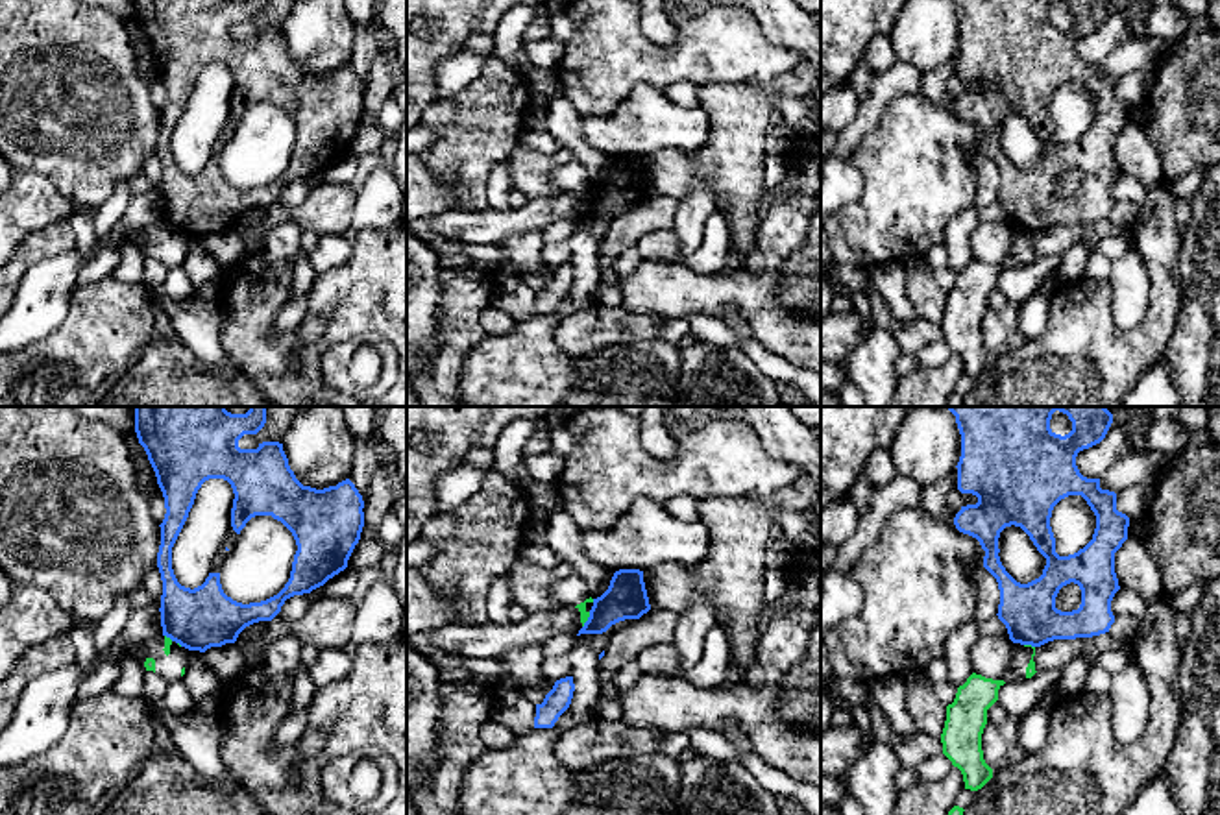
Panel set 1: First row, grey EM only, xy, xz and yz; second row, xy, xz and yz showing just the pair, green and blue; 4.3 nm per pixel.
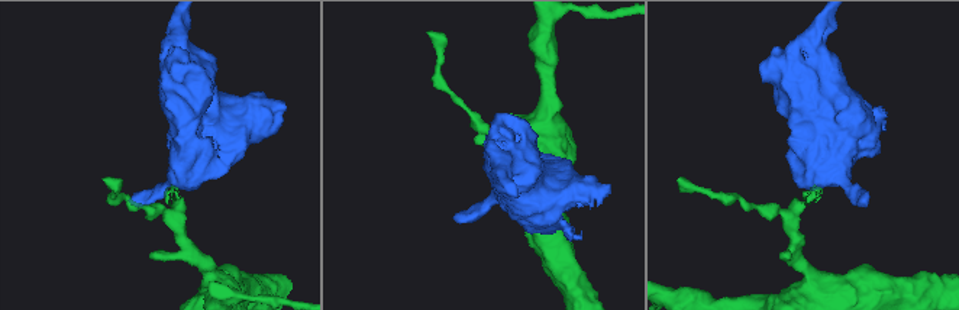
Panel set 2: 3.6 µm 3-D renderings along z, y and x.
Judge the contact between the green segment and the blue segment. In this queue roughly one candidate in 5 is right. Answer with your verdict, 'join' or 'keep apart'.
keep apart

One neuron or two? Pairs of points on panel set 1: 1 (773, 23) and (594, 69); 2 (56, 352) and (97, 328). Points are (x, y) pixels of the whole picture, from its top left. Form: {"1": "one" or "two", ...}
{"1": "two", "2": "one"}

